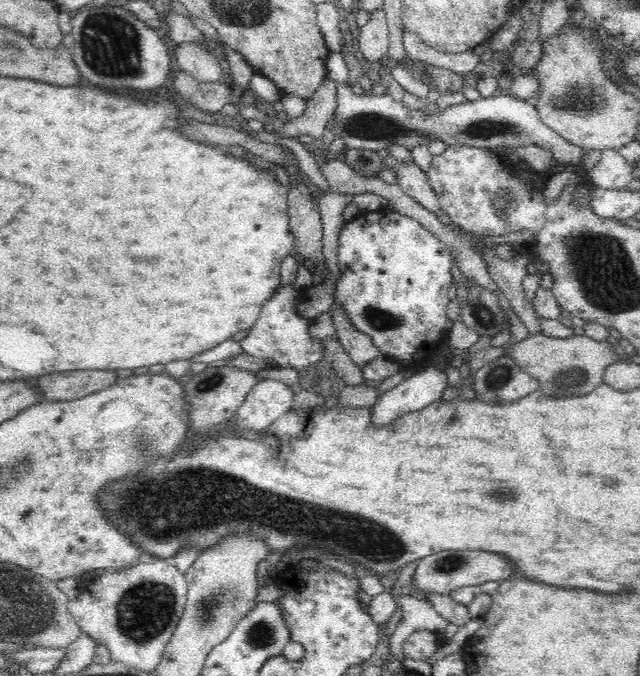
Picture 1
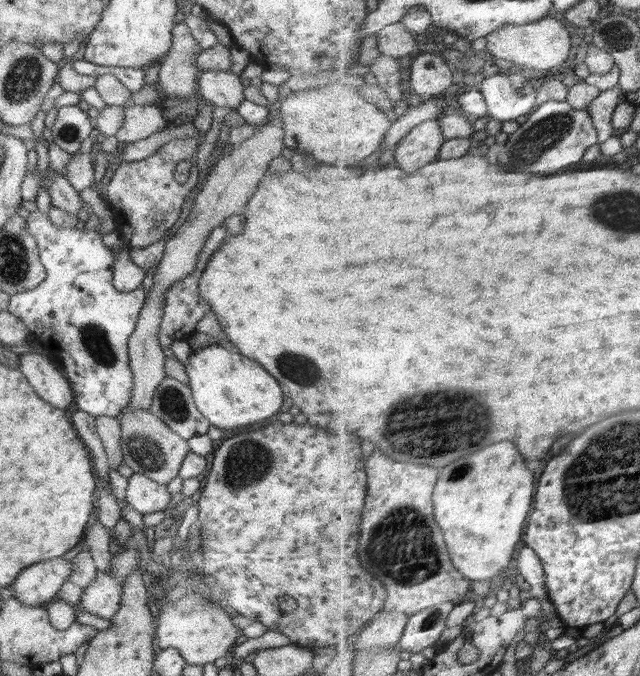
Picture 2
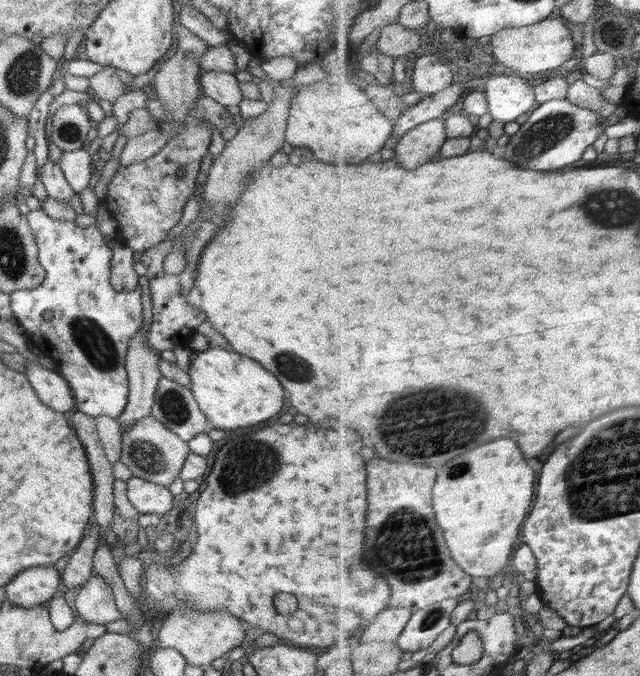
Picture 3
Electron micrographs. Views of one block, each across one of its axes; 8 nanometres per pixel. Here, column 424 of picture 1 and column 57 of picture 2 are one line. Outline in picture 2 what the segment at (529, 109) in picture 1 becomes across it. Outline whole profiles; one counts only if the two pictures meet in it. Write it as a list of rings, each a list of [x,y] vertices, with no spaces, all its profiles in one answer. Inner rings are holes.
[[[78,105],[61,106],[51,127],[53,142],[62,150],[75,154],[92,132],[90,118]]]

